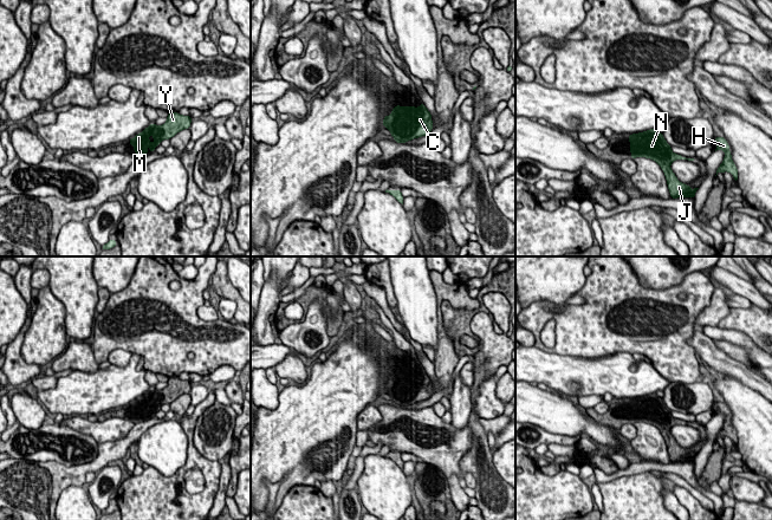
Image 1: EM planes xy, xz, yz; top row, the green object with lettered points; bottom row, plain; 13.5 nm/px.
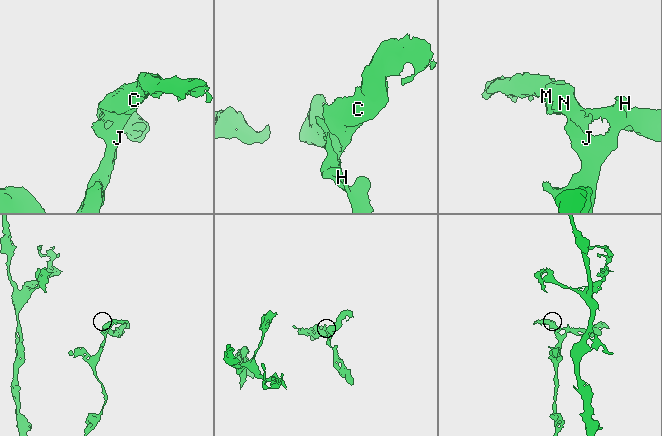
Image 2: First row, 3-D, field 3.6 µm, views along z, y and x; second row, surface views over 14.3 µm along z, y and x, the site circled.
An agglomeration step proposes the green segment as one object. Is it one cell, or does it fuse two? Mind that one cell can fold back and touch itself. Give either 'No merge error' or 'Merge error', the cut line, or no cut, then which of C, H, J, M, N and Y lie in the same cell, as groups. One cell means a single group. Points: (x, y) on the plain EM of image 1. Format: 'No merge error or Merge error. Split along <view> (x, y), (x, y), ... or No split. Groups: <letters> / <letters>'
No merge error. No split. Groups: C H J M N Y

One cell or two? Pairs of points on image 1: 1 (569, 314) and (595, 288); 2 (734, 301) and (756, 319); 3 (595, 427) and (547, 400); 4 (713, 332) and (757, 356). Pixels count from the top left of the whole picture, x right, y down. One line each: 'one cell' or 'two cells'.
1: one cell
2: two cells
3: one cell
4: one cell

